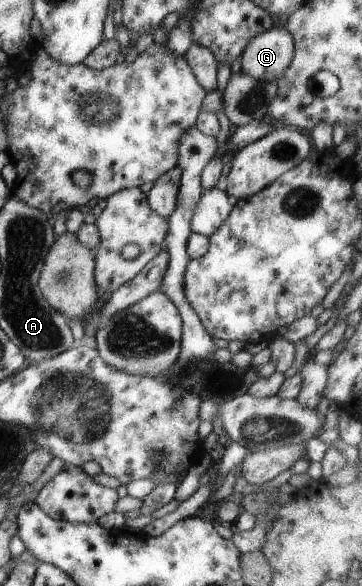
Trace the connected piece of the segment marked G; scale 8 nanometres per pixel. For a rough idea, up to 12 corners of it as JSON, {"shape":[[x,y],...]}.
{"shape":[[274,25],[248,42],[241,70],[274,85],[290,66],[292,34]]}

